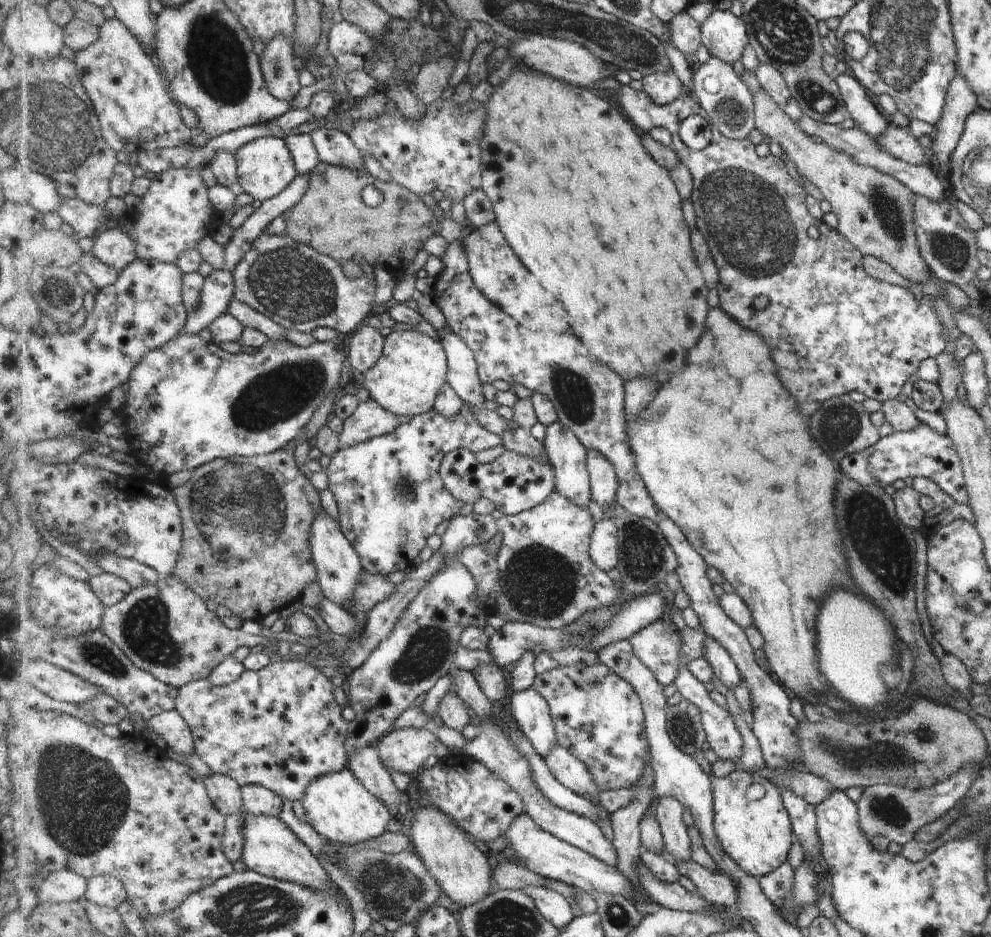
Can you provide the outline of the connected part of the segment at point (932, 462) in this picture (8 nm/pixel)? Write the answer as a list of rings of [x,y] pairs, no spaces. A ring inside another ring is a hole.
[[[919,423],[906,431],[893,431],[890,435],[879,437],[866,449],[843,455],[838,460],[839,469],[849,480],[860,485],[875,485],[885,488],[895,480],[905,478],[926,478],[951,496],[957,504],[968,504],[962,468],[954,451],[951,439],[931,430],[925,423]]]

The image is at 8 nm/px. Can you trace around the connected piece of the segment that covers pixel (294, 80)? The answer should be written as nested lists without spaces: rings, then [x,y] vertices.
[[[285,35],[275,37],[267,46],[260,68],[272,95],[280,101],[292,102],[301,92],[298,64],[294,48]]]

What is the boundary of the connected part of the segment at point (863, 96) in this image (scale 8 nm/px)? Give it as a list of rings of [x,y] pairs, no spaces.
[[[849,72],[835,75],[835,84],[840,92],[843,106],[855,129],[864,132],[870,137],[878,137],[890,125],[871,104],[865,89],[855,80]]]

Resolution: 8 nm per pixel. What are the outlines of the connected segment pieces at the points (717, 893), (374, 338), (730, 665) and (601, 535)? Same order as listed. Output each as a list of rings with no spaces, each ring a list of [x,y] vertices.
[[[695,859],[677,861],[676,865],[681,874],[695,884],[697,893],[705,900],[719,907],[733,908],[738,899],[738,890],[728,874],[721,870],[709,870]]]
[[[363,325],[348,346],[348,366],[355,376],[366,373],[383,356],[386,338],[373,326]]]
[[[706,636],[706,659],[712,664],[715,676],[727,687],[729,692],[739,686],[742,676],[738,664],[728,653],[728,650],[712,636]]]
[[[603,517],[596,522],[592,536],[592,559],[605,572],[618,565],[619,554],[618,528],[613,520]]]

